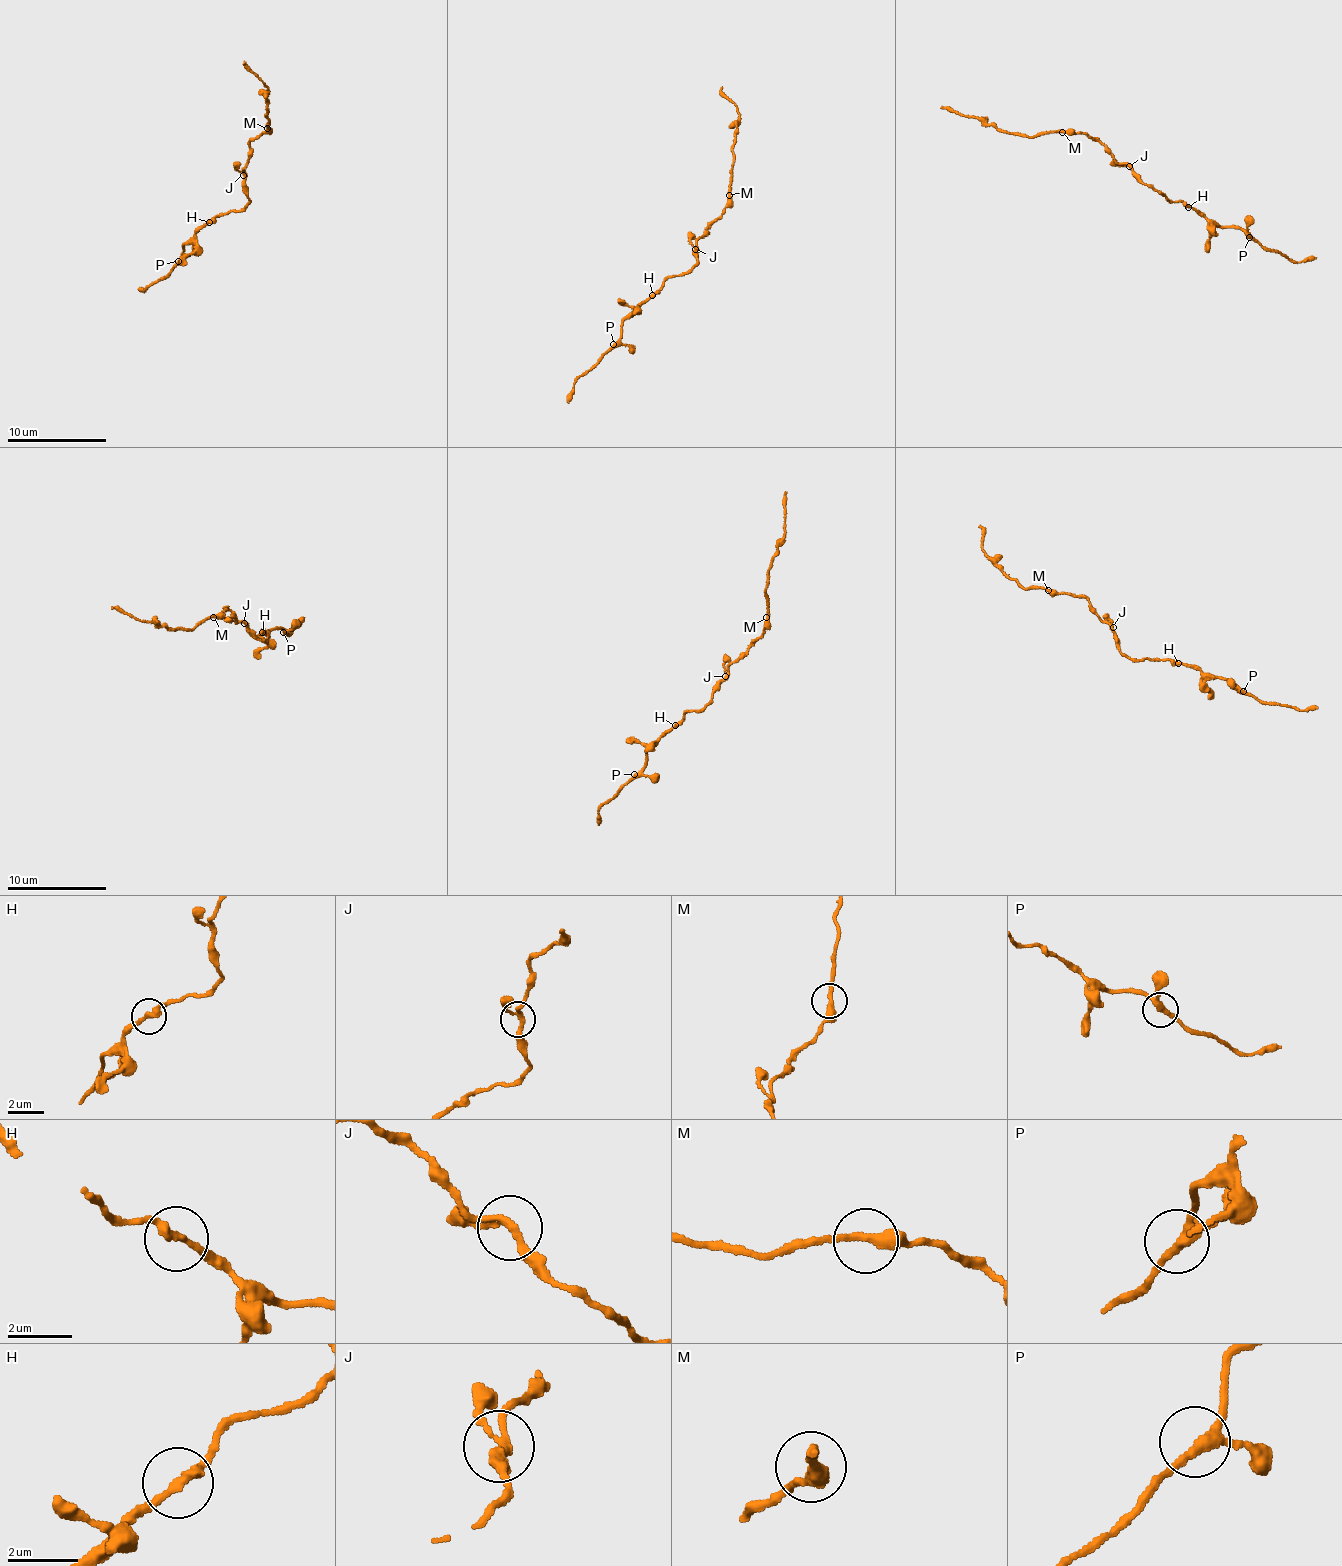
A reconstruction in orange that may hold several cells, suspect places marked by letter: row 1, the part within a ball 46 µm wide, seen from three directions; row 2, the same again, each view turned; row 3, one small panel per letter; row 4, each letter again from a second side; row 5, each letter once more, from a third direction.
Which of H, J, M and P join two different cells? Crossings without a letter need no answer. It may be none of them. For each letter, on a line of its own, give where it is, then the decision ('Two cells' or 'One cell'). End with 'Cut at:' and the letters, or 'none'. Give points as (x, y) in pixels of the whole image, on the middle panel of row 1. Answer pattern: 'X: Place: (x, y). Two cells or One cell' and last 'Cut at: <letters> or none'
H: Place: (652, 295). One cell
J: Place: (695, 249). One cell
M: Place: (729, 195). One cell
P: Place: (613, 344). One cell
Cut at: none

